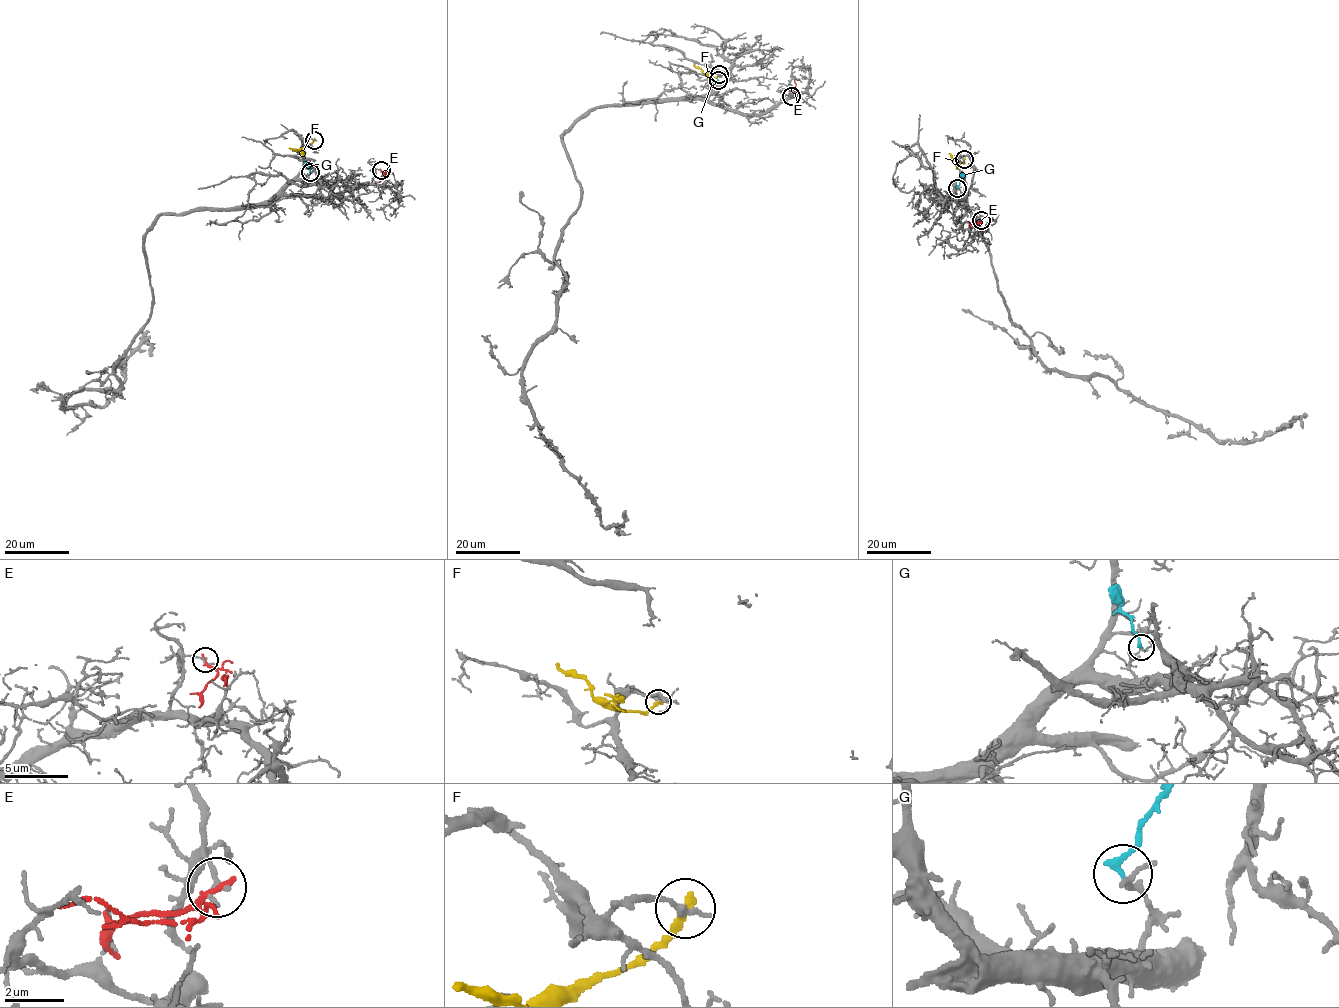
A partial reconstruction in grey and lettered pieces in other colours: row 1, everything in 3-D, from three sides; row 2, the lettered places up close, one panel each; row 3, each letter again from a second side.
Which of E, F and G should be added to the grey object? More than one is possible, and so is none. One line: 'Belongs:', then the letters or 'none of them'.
Belongs: none of them

